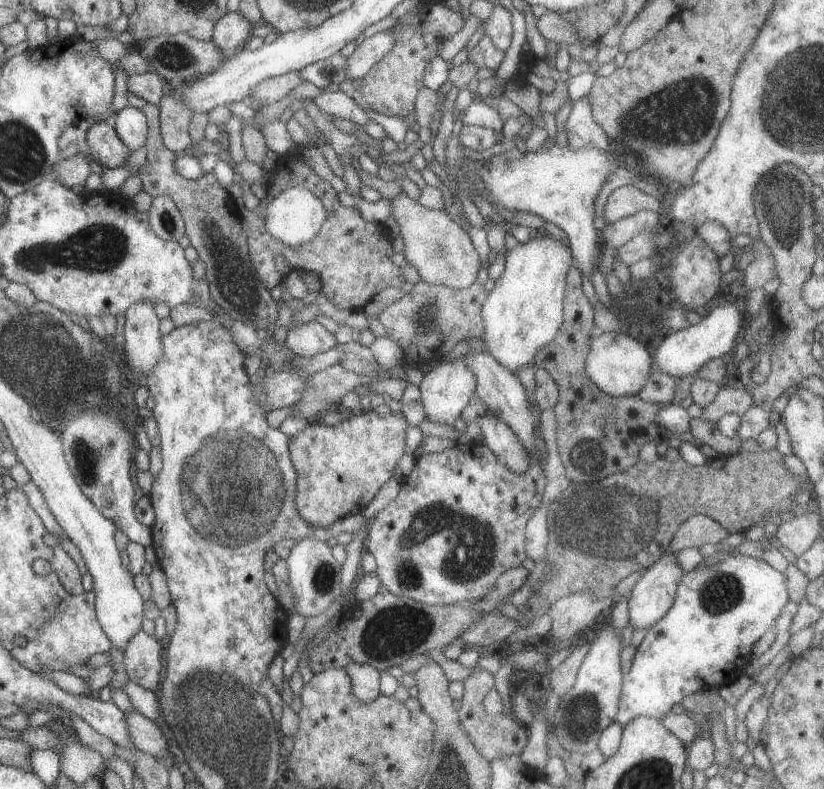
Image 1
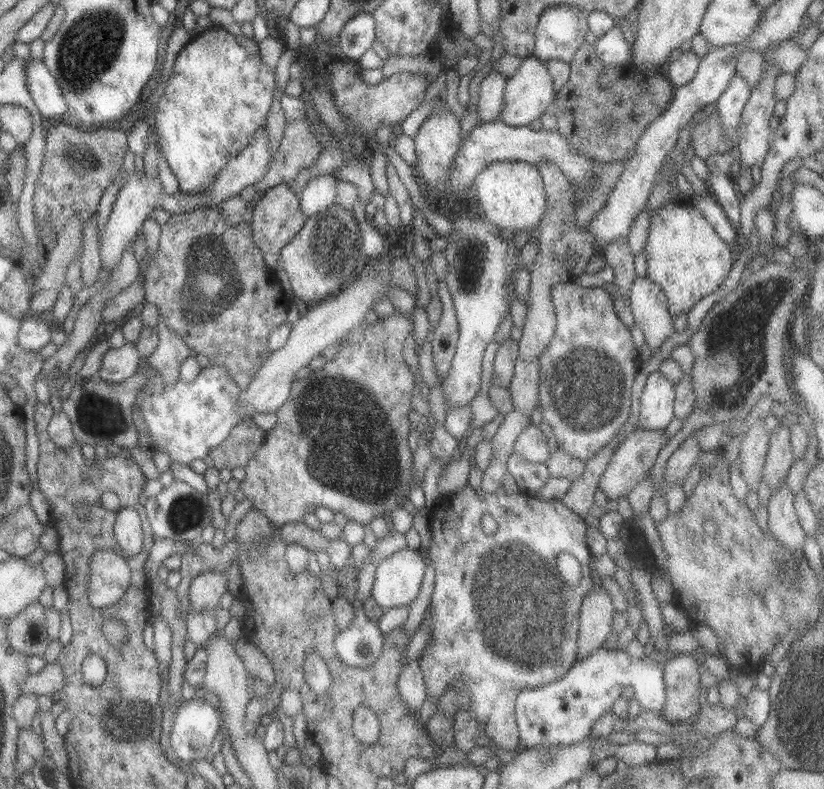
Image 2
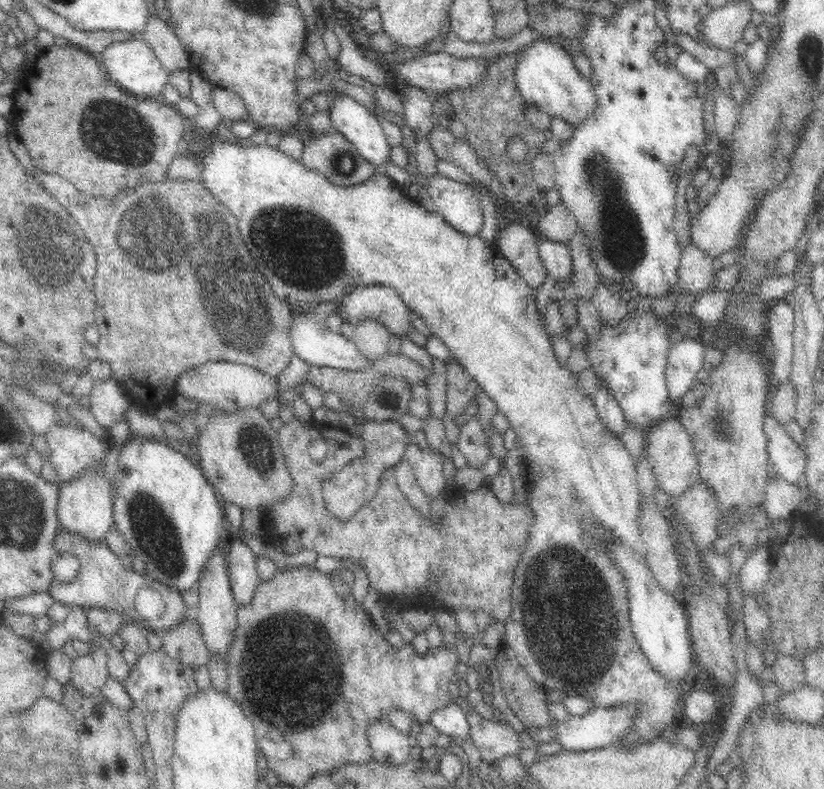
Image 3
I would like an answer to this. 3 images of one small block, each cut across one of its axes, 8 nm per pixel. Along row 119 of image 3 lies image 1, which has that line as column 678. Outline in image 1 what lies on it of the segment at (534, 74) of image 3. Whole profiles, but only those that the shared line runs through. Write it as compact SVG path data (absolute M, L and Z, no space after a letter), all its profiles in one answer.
M669 548L665 550L647 569L640 572L640 578L626 597L629 624L633 629L649 629L658 622L672 606L676 589L682 578L683 570L676 562L676 554Z

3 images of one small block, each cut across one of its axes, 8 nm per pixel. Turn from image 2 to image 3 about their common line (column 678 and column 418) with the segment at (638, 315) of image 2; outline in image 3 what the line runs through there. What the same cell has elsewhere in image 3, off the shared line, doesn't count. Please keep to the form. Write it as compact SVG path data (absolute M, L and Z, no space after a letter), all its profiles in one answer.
M369 285L354 288L333 300L334 313L342 322L355 325L366 319L374 319L383 324L391 333L399 333L401 338L411 327L419 325L416 318L408 313L408 307L392 287Z

